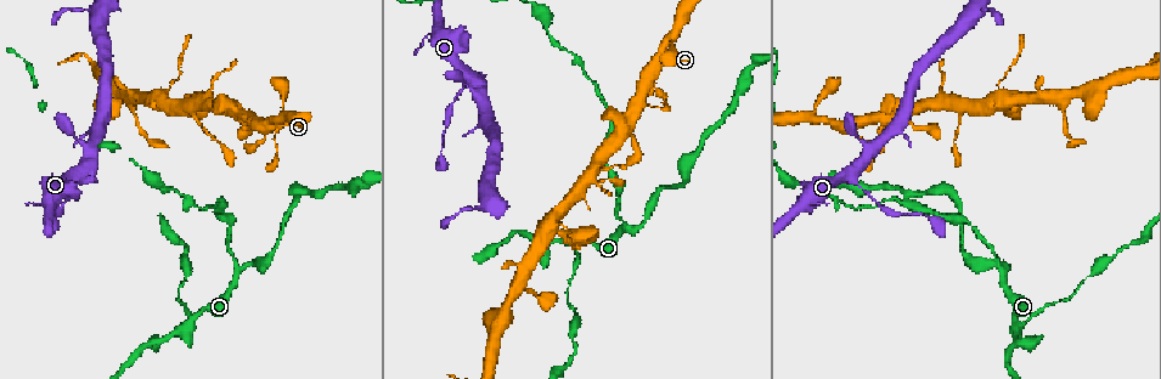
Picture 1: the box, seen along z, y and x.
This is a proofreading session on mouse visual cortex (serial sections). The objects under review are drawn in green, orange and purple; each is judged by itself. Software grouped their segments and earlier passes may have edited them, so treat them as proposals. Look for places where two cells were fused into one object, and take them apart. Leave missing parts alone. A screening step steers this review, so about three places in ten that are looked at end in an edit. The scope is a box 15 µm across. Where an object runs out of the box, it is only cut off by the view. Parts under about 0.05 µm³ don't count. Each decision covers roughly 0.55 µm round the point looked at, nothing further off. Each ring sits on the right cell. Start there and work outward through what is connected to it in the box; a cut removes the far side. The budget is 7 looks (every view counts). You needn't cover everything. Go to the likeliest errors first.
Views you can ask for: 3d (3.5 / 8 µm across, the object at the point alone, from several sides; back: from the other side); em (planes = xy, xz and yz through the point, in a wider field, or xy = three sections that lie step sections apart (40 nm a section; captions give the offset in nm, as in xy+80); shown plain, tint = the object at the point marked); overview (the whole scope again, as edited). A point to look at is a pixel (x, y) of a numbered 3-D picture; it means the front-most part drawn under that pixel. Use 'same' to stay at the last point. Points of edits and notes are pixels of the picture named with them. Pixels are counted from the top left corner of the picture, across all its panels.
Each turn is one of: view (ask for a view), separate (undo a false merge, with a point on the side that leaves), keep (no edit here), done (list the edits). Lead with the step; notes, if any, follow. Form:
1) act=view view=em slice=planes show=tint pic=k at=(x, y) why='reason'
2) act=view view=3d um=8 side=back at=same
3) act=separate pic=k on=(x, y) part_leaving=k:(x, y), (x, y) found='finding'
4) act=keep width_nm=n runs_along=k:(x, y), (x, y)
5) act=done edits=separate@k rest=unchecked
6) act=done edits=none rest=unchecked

act=view view=3d um=3.5 pic=1 at=(1018, 325) why='side arm on a straight run'

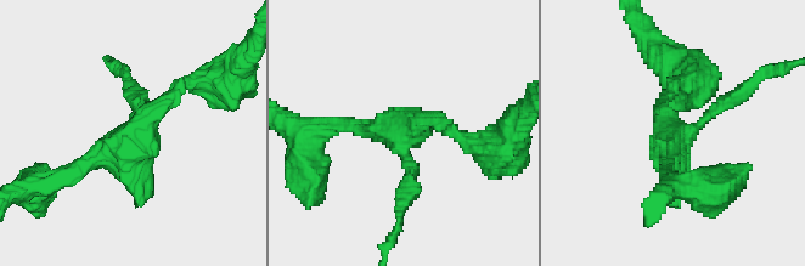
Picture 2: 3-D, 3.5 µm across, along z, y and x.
act=view view=em slice=planes show=tint pic=2 at=(406, 130)

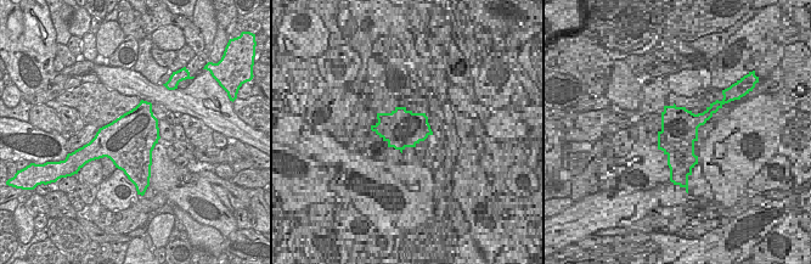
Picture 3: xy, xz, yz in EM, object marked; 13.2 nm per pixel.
act=keep runs_along=2:(189, 81), (118, 150), (66, 175) found='all the same cell'

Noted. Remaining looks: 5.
act=view view=3d um=3.5 side=back pic=1 at=(467, 74) why='three arms meet'

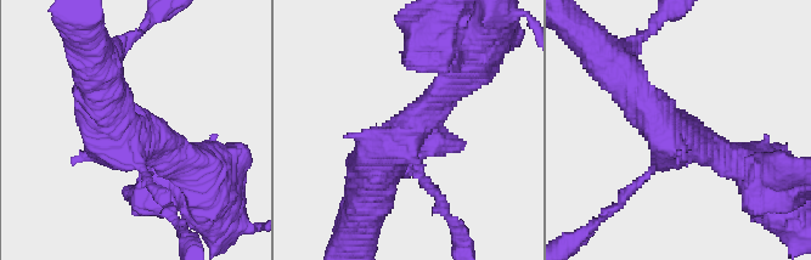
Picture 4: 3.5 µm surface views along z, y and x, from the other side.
act=view view=em slice=planes show=tint pic=4 at=(408, 135) arms=3 arm_widths_nm=100,400,500

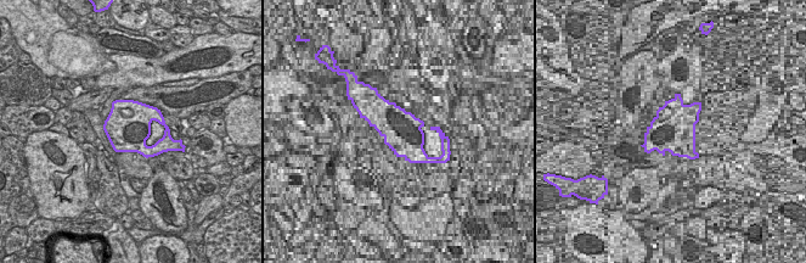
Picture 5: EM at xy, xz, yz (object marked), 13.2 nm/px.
act=keep runs_along=4:(458, 78), (376, 164), (369, 186) found='continuous, no second cell'

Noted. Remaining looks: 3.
act=view view=3d um=3.5 pic=1 at=(238, 271) why='arms part here'

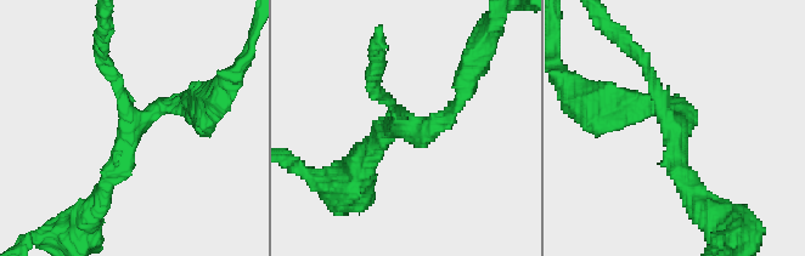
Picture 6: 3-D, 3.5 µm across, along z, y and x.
act=keep runs_along=6:(102, 200), (129, 129), (189, 103) found='continuous, no second cell'

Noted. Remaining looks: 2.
act=done edits=none rest=unchecked

